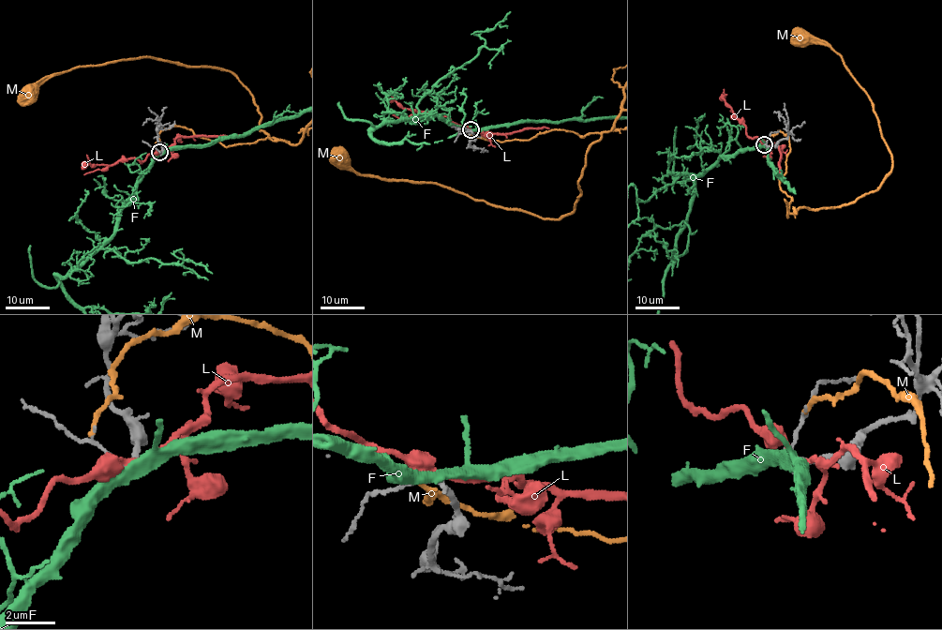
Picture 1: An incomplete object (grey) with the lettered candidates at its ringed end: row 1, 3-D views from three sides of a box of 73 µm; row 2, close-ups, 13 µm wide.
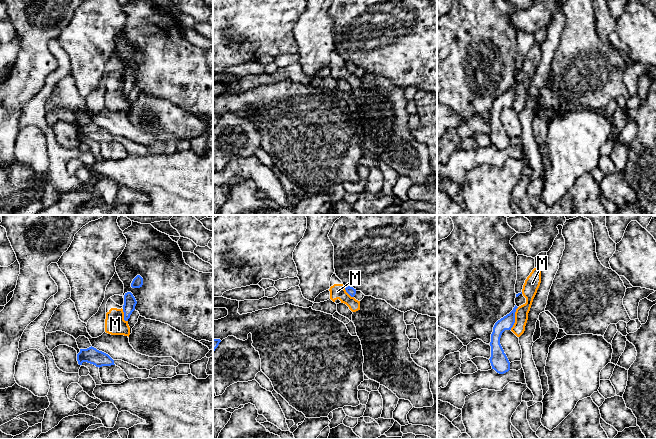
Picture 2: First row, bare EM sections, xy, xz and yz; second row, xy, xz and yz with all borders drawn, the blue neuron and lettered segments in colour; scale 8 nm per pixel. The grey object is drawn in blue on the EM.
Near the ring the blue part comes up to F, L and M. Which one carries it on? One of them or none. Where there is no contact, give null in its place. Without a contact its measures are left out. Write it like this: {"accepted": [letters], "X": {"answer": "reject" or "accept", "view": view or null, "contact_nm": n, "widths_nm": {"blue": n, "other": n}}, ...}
{"accepted": [], "F": {"answer": "reject", "view": null}, "L": {"answer": "reject", "view": null}, "M": {"answer": "reject", "view": "yz", "contact_nm": 200, "widths_nm": {"blue": 110, "other": 120}}}

